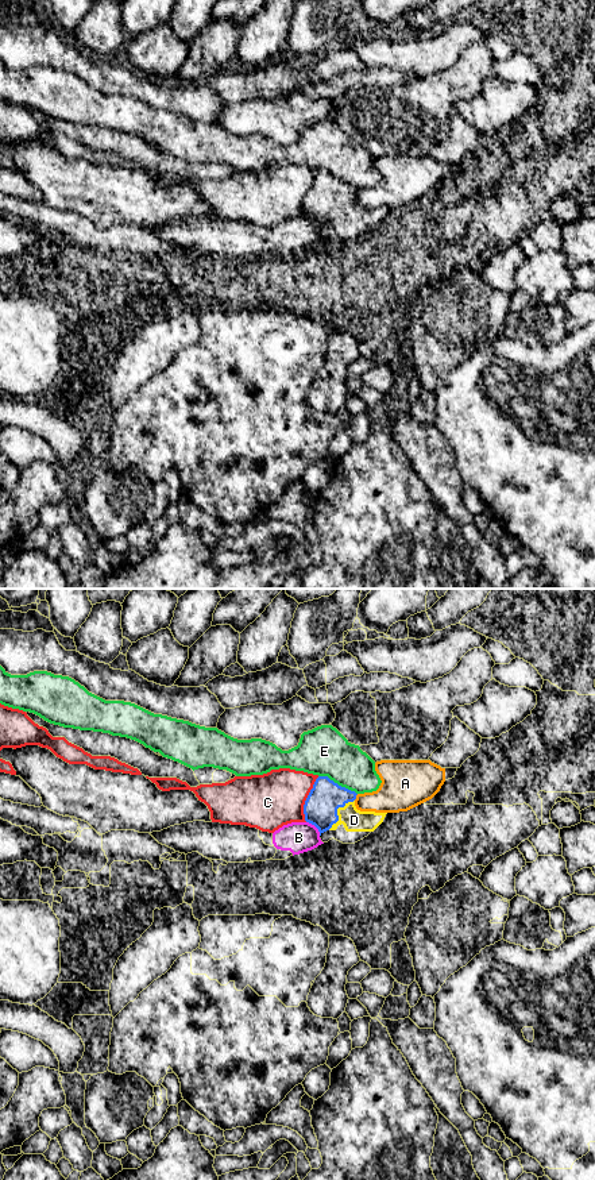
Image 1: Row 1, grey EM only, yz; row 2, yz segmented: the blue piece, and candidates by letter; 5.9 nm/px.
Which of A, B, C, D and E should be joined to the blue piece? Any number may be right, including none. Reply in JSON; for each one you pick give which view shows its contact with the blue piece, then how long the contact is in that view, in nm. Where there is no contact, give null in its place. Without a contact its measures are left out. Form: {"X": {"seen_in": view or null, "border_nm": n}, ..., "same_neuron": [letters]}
{"D": {"seen_in": "yz", "border_nm": 240}, "same_neuron": ["D"]}

